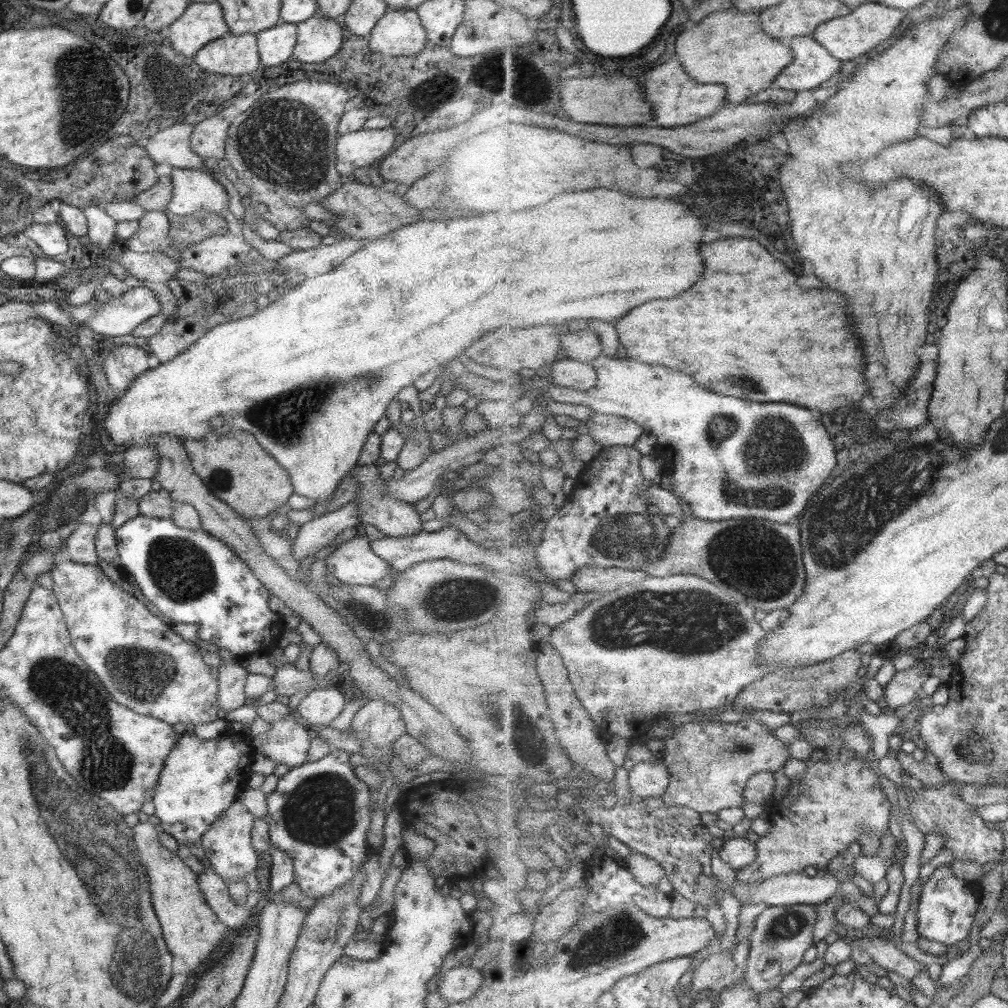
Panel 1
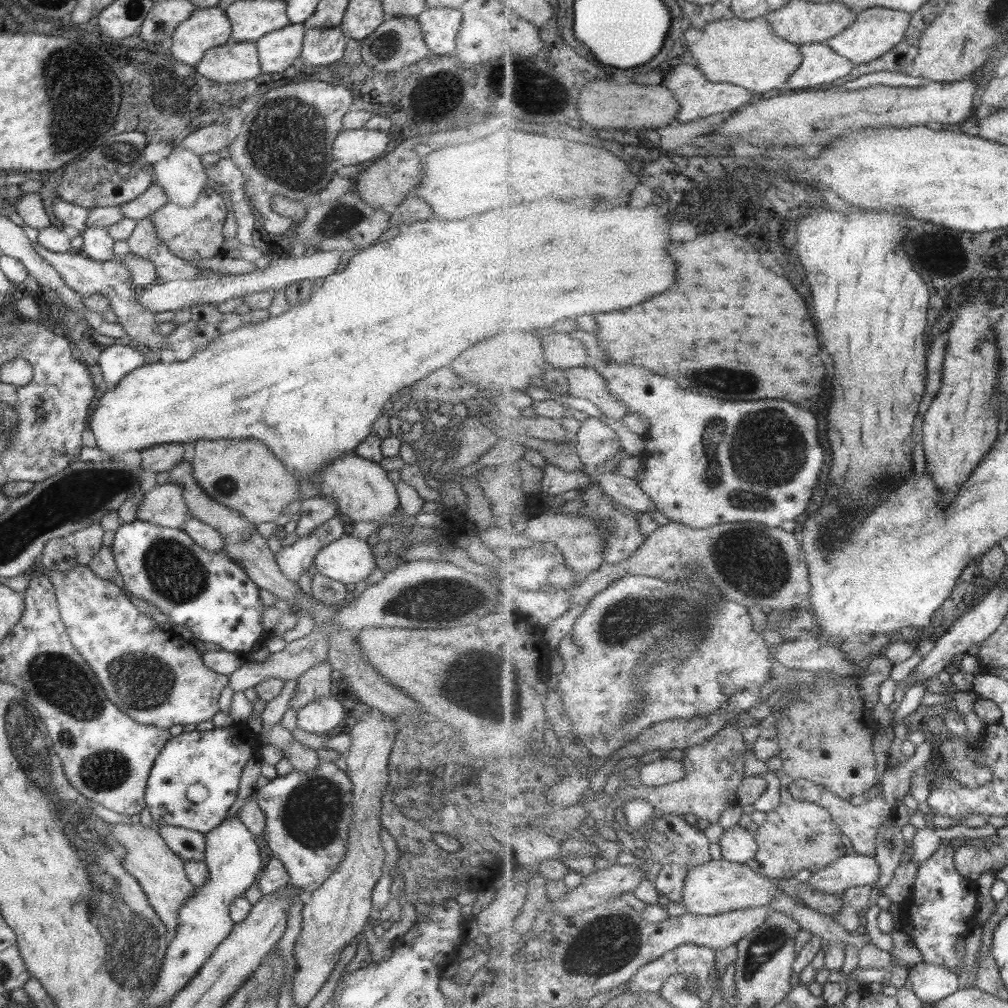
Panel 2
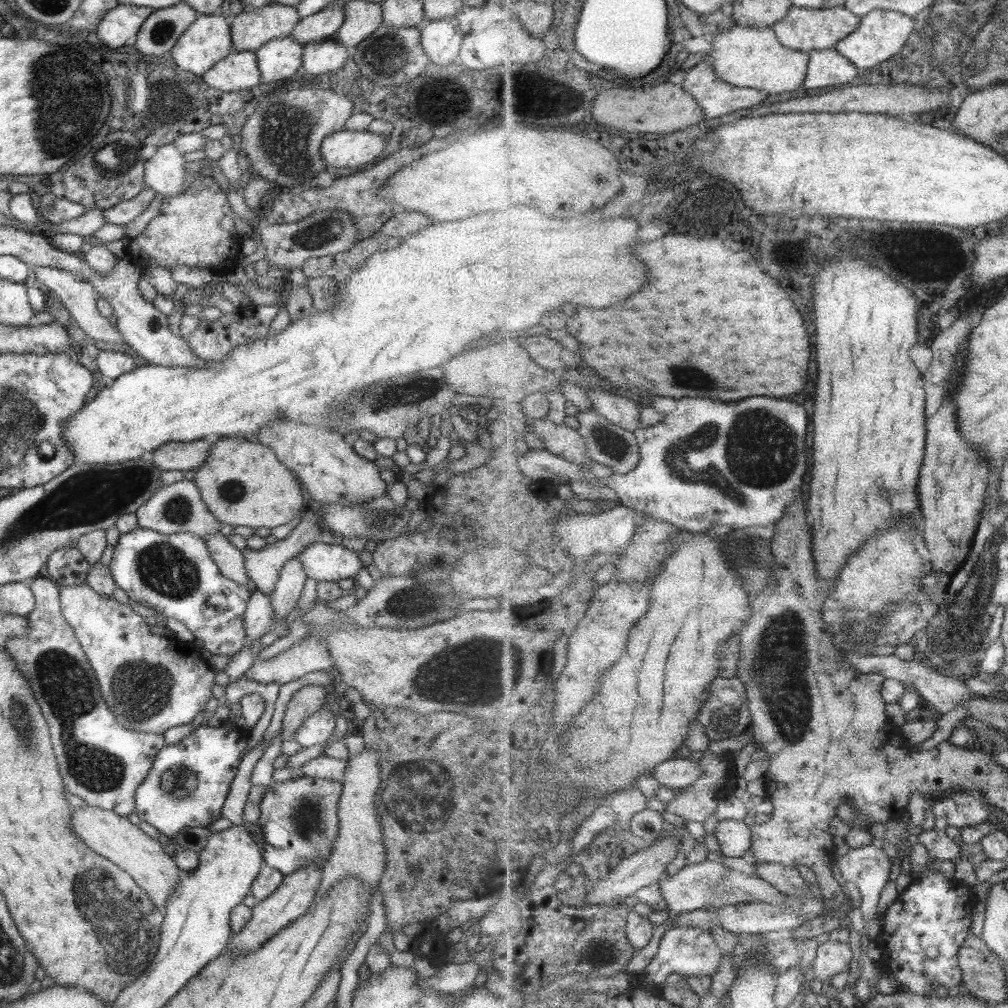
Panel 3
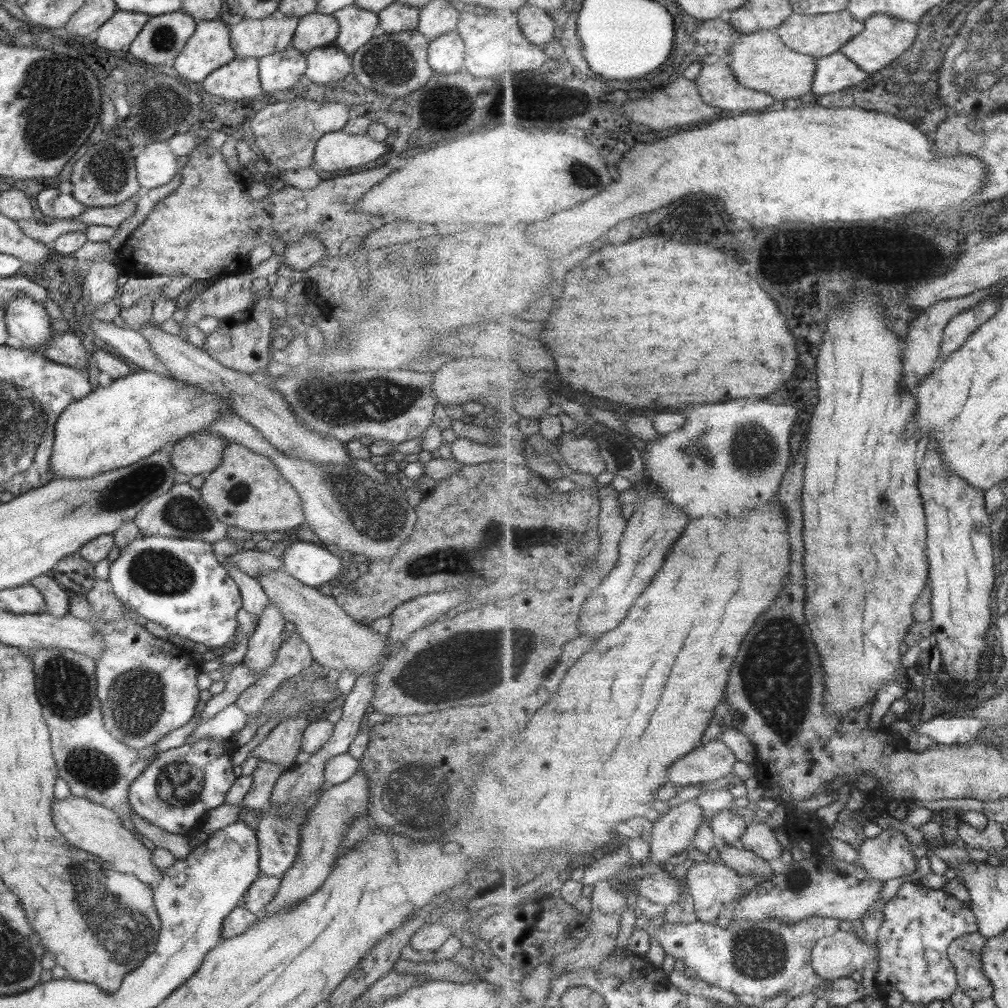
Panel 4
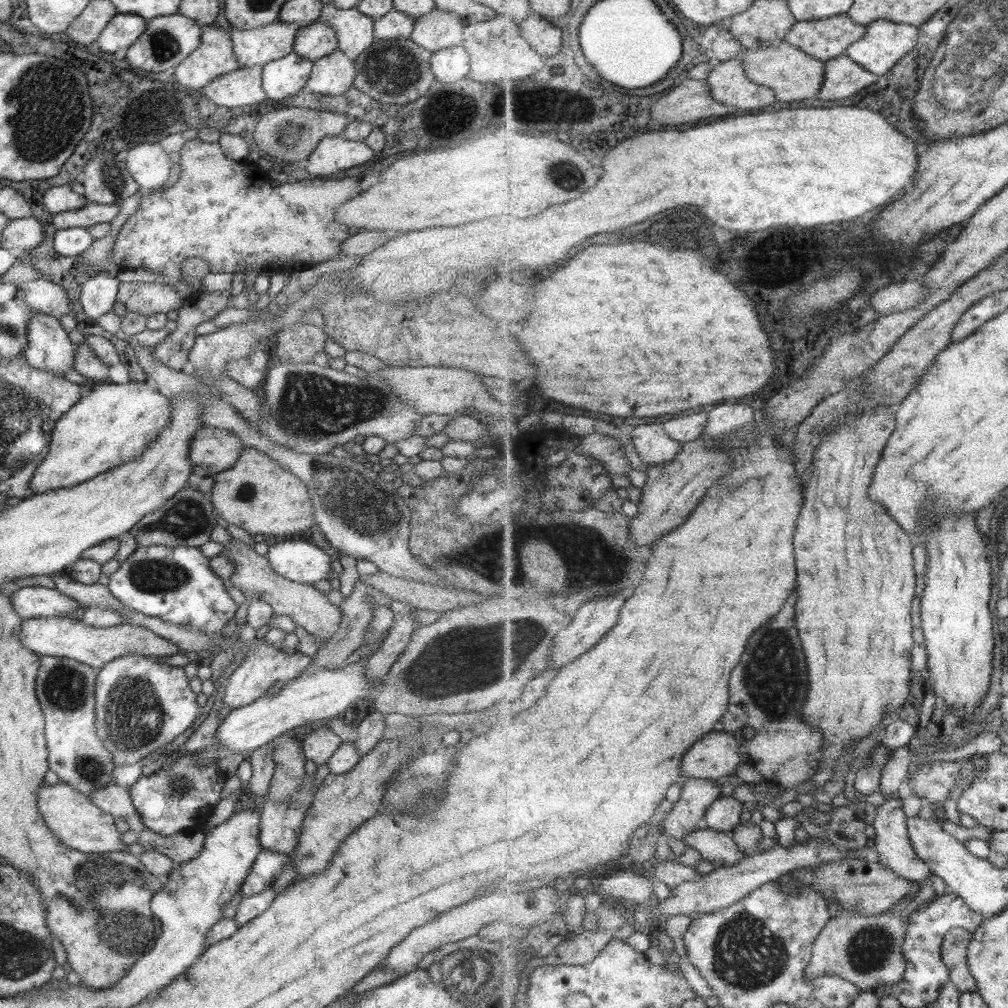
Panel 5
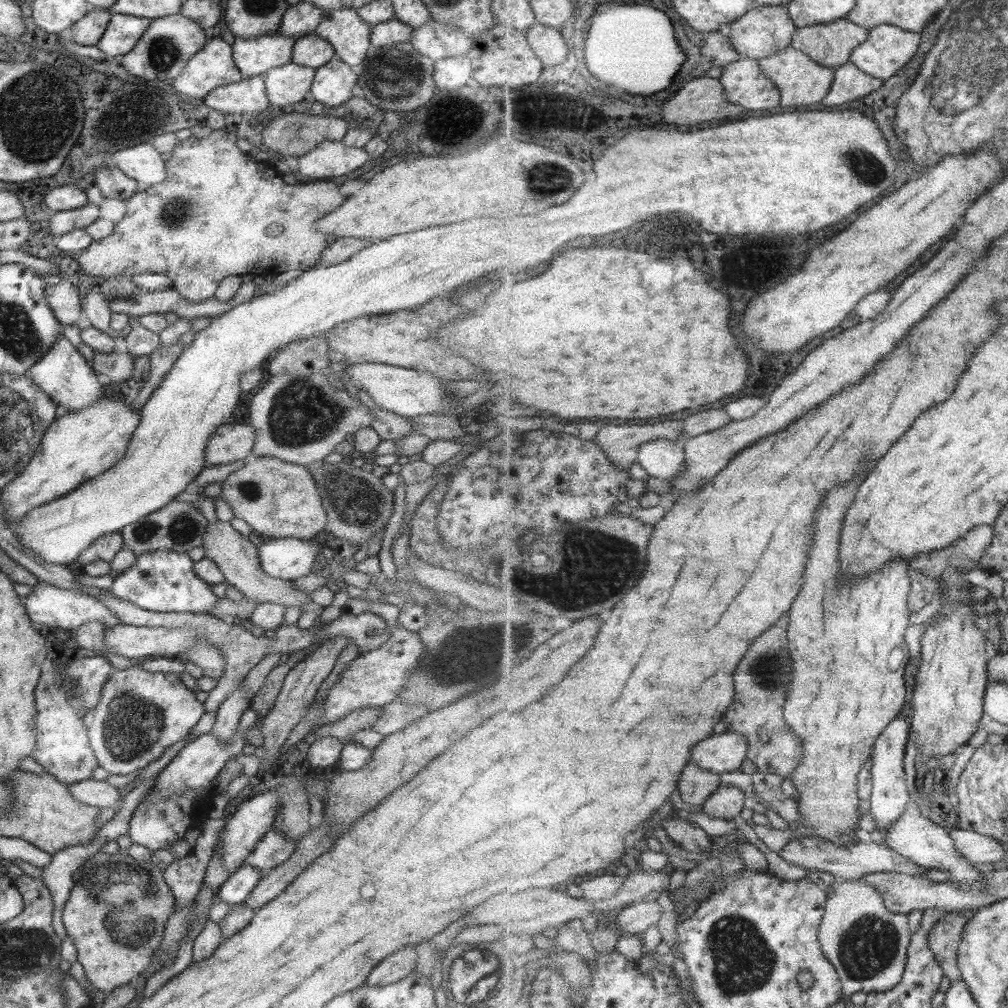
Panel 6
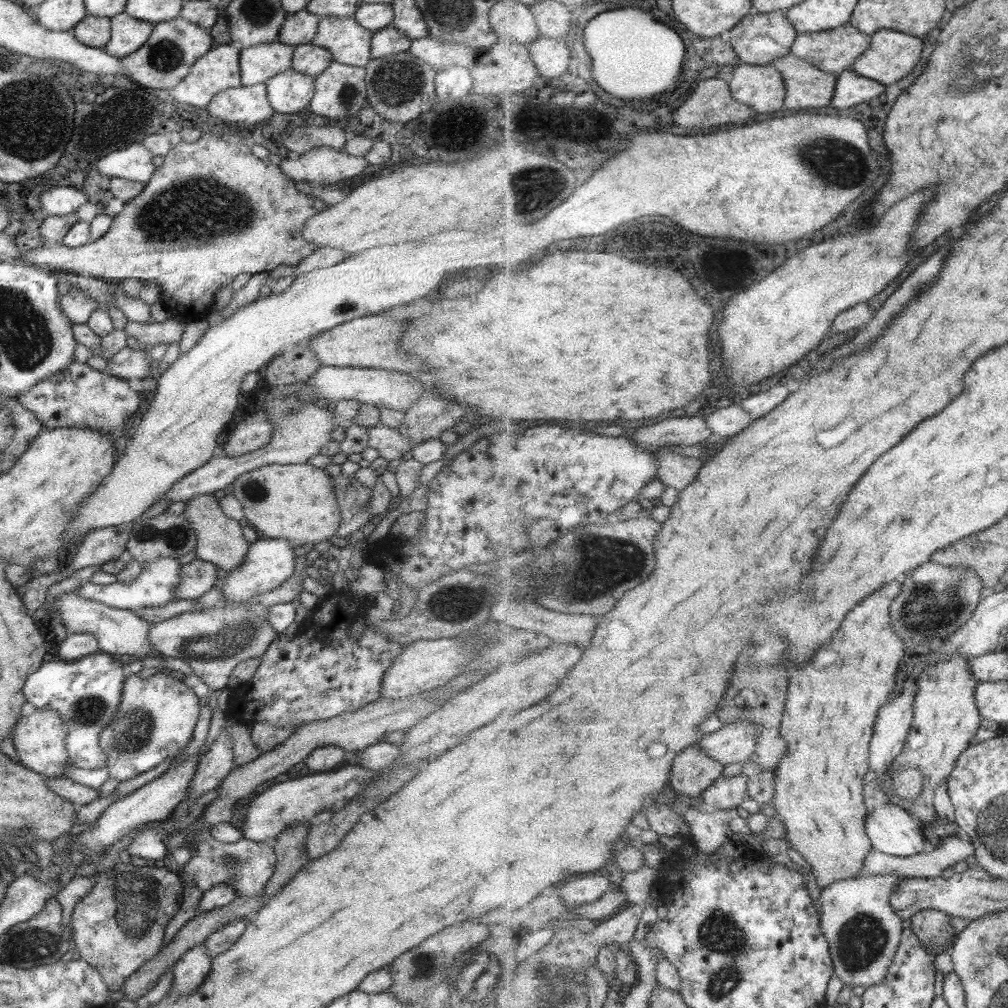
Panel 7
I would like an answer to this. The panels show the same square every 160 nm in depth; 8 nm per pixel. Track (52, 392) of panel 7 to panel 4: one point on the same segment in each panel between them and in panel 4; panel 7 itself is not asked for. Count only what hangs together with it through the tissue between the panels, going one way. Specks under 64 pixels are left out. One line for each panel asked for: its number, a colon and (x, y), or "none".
4: (25, 319)
5: (48, 348)
6: (62, 373)

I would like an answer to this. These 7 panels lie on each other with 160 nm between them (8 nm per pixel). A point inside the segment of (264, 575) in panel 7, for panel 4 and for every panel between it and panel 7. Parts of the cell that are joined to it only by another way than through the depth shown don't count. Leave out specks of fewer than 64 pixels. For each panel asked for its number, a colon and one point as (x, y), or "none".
4: (311, 565)
5: (298, 561)
6: (286, 559)

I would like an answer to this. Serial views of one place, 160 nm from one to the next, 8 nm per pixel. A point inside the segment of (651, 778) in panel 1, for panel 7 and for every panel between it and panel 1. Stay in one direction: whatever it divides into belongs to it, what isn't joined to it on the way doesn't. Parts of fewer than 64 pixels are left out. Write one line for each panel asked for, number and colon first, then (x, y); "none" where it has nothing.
2: (661, 772)
3: (679, 773)
4: (714, 760)
5: (717, 754)
6: (723, 752)
7: (736, 742)

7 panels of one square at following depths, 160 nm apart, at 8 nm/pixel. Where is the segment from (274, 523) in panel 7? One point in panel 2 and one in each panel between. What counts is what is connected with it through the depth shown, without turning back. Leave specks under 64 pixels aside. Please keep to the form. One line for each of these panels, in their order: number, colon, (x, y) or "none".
2: (245, 476)
3: (241, 483)
4: (246, 491)
5: (256, 494)
6: (277, 499)

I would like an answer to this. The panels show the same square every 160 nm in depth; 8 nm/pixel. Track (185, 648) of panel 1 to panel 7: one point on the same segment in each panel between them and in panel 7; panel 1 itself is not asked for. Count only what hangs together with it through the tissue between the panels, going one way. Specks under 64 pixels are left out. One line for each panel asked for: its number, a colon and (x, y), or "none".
2: (157, 678)
3: (149, 685)
4: (146, 687)
5: (141, 704)
6: (140, 714)
7: (156, 717)

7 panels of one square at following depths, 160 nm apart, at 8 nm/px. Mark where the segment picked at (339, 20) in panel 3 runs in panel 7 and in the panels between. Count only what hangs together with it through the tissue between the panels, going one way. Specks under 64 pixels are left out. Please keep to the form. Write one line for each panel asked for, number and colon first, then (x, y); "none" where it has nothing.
4: (313, 31)
5: (313, 41)
6: (310, 51)
7: (308, 59)

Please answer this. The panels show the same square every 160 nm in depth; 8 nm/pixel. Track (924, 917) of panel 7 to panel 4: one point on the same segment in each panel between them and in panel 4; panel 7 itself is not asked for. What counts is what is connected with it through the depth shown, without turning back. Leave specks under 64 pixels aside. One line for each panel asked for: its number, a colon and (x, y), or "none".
4: (965, 952)
5: (955, 950)
6: (945, 939)

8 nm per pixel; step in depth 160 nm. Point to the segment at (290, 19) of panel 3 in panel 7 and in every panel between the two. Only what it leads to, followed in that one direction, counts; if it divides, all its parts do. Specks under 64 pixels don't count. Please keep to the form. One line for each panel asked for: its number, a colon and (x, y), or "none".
4: (251, 38)
5: (261, 45)
6: (253, 56)
7: (257, 64)

